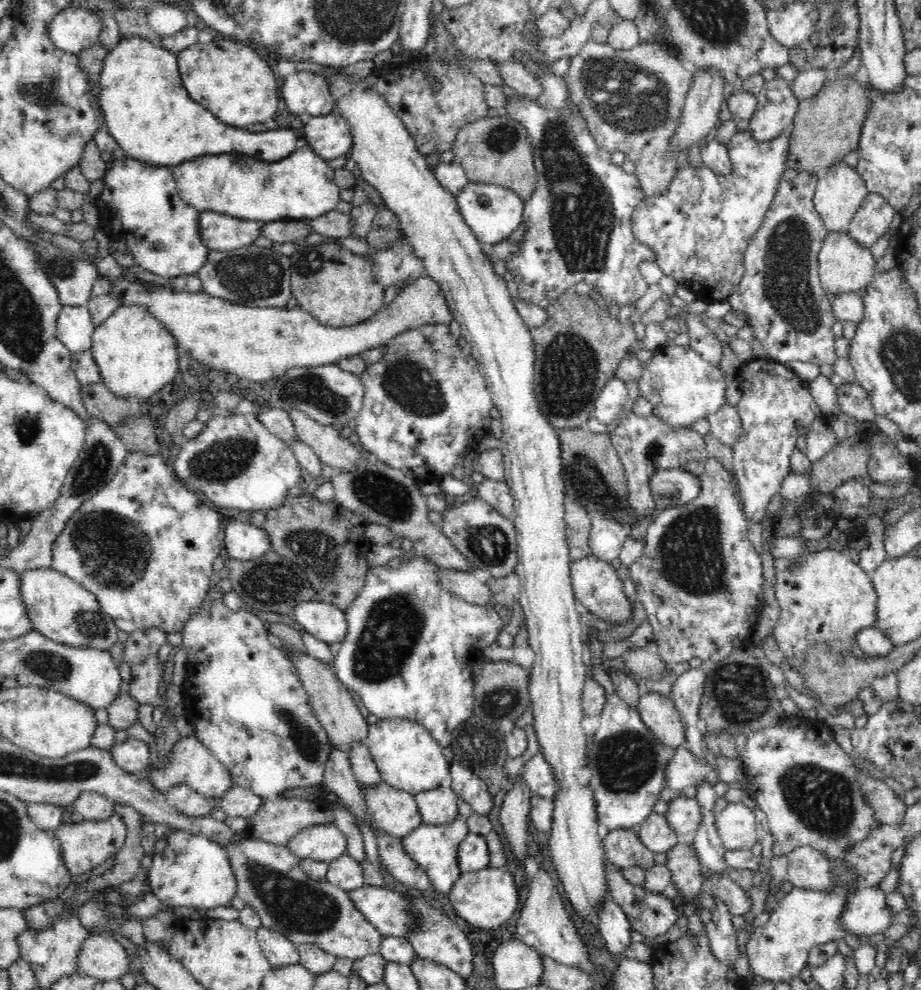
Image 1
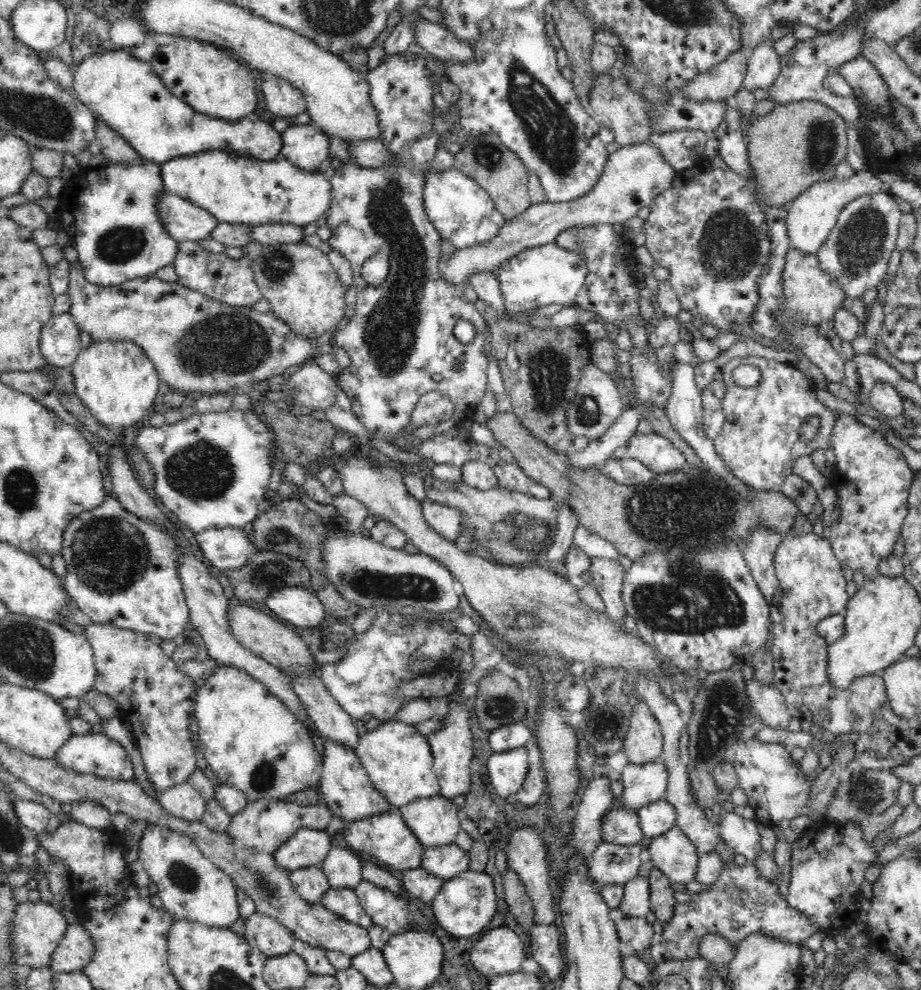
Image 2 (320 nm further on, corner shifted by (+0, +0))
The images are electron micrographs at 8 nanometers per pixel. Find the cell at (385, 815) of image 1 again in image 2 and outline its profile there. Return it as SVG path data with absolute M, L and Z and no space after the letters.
M328 737L323 738L323 746L322 776L318 791L322 795L321 800L329 806L332 814L340 817L344 822L358 822L358 820L366 820L368 816L396 810L395 806L374 789L368 772L364 771L355 751Z

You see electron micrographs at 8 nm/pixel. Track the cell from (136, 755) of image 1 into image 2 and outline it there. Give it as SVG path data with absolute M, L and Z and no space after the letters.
M102 733L73 734L64 741L54 761L66 769L80 775L88 775L119 782L134 781L135 772L130 757L124 747Z

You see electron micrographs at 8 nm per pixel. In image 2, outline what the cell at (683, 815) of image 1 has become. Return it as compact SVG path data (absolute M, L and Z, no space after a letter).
M666 798L639 808L640 829L646 840L665 835L672 826L676 826L676 810Z

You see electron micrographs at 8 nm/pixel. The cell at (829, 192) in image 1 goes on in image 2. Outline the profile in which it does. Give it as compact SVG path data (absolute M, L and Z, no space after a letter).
M870 170L858 171L848 180L836 180L834 178L814 182L810 188L807 188L787 205L785 223L791 246L806 254L817 254L817 250L828 238L846 204L856 197L880 192L885 185L885 182Z

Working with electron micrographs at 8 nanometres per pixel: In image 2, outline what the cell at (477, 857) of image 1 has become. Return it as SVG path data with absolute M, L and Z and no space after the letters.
M452 844L424 849L420 867L446 881L453 876L469 870L468 851Z

